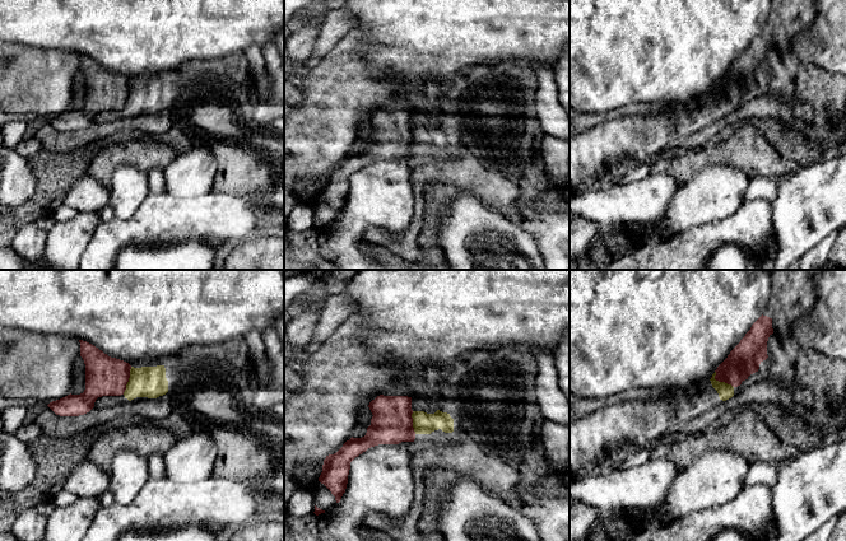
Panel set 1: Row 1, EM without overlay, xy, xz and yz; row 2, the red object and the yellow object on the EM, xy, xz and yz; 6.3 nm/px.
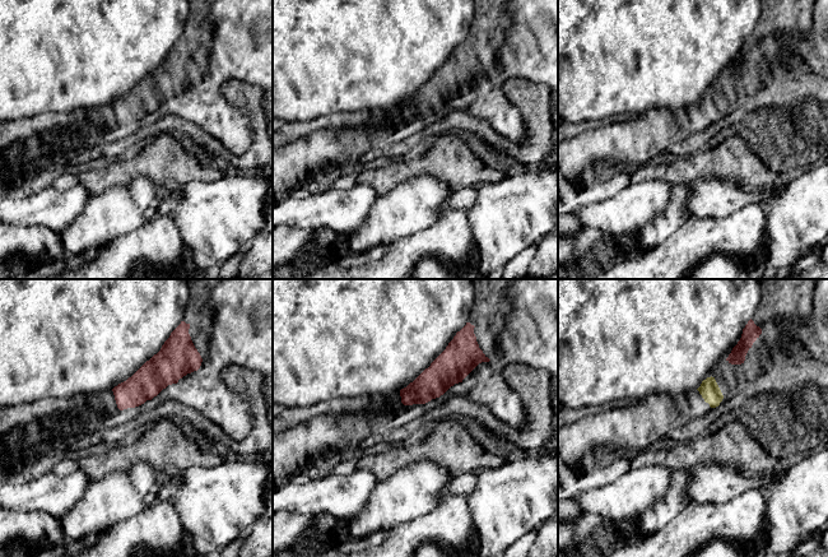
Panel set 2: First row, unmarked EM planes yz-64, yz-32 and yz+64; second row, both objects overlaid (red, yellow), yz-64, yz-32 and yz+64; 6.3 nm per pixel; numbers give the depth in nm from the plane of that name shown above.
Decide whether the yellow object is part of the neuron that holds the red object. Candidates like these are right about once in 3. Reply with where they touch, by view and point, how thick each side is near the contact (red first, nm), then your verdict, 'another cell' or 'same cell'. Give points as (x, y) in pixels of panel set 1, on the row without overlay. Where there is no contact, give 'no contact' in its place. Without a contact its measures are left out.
meets red in yz at (720, 96); 200 nm thick on the red side, 100 nm on the other; another cell

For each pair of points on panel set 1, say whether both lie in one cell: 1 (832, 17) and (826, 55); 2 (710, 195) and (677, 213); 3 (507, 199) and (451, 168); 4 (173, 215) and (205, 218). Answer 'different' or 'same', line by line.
1: same
2: same
3: same
4: same

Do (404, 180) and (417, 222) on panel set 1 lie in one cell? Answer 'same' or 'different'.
different

